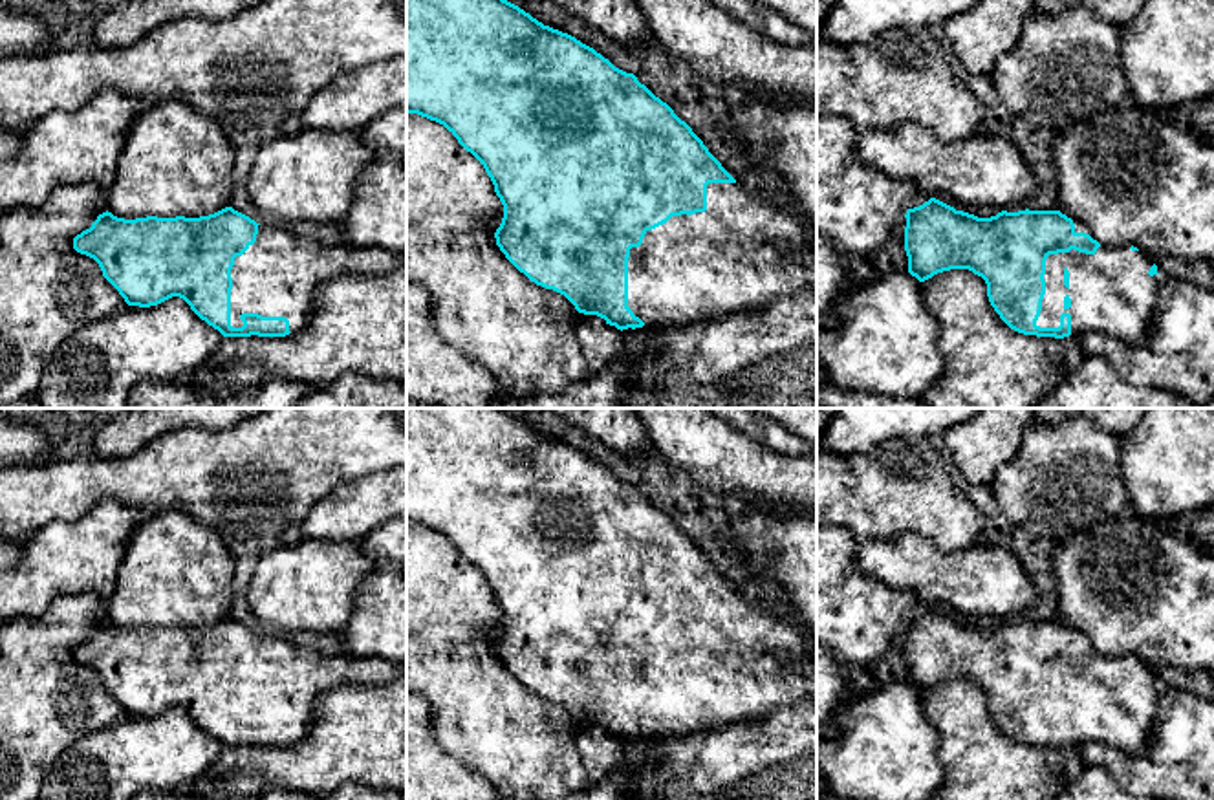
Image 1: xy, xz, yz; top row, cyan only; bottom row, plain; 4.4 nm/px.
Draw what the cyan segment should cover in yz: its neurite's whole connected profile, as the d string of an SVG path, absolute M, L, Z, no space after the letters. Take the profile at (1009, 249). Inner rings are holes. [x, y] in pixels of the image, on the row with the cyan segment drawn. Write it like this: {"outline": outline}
{"outline": "M930 198L905 218L908 273L925 282L950 269L972 271L985 280L994 311L1018 333L1073 339L1099 331L1130 346L1148 337L1161 276L1154 258L1133 245L1099 243L1086 223L1060 211L978 218Z"}

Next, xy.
{"outline": "M233 207L200 218L125 220L106 211L73 238L73 249L99 264L128 306L150 308L179 297L223 337L297 333L309 324L322 282L342 275L381 276L406 262L406 254L379 247L302 238L291 225L275 220L260 225Z"}

